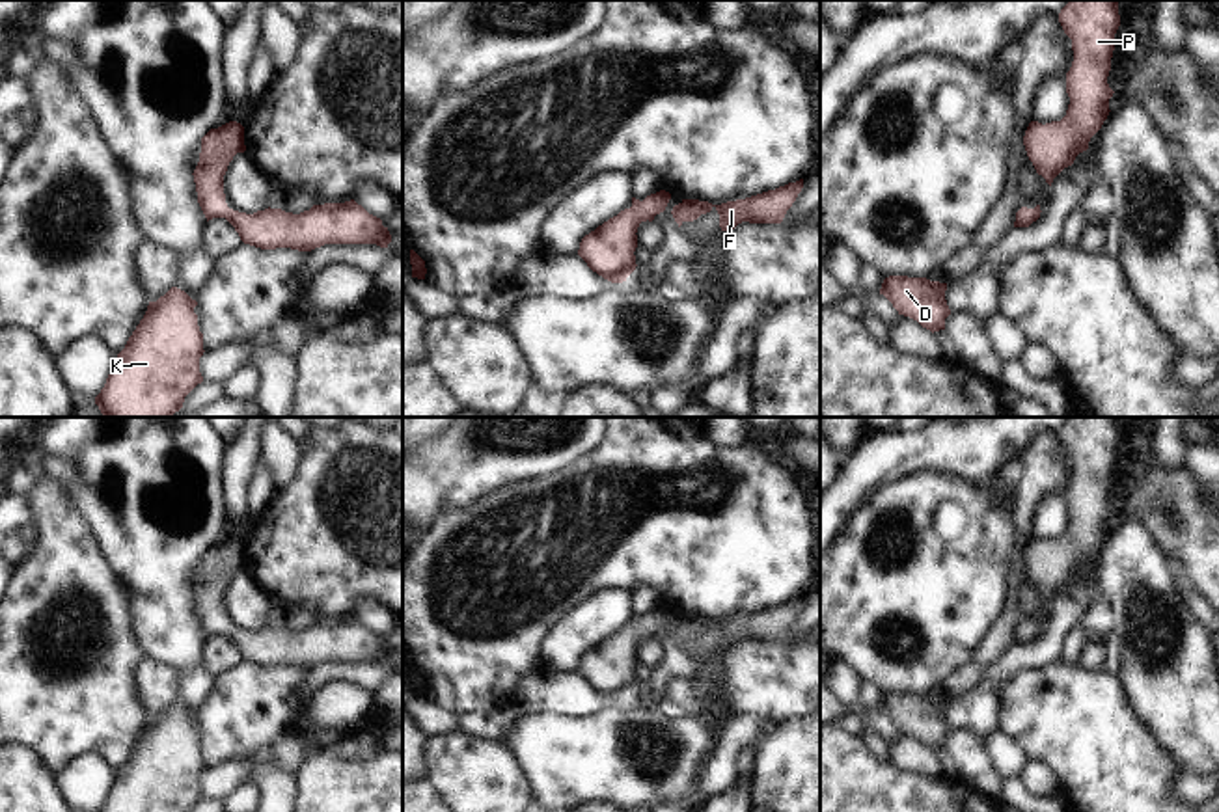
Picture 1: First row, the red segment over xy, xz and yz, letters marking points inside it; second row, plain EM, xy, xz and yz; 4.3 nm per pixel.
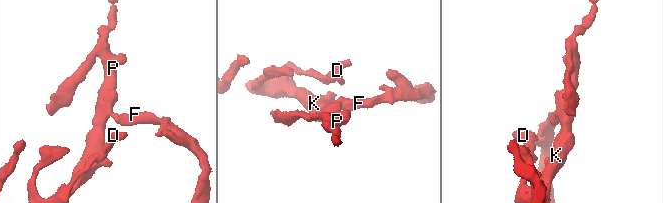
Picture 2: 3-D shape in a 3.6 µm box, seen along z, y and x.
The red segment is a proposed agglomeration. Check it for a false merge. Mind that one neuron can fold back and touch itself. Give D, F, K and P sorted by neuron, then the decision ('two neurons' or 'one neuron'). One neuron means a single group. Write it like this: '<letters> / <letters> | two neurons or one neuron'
D F K P | one neuron

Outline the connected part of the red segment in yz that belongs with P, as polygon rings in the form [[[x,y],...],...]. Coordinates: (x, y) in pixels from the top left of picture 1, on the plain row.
[[[1068,417],[1059,430],[1072,456],[1074,479],[1066,490],[1070,521],[1061,538],[1031,538],[1023,562],[1038,592],[1053,596],[1089,566],[1090,555],[1109,533],[1113,507],[1107,501],[1115,451],[1120,443],[1116,417]]]

